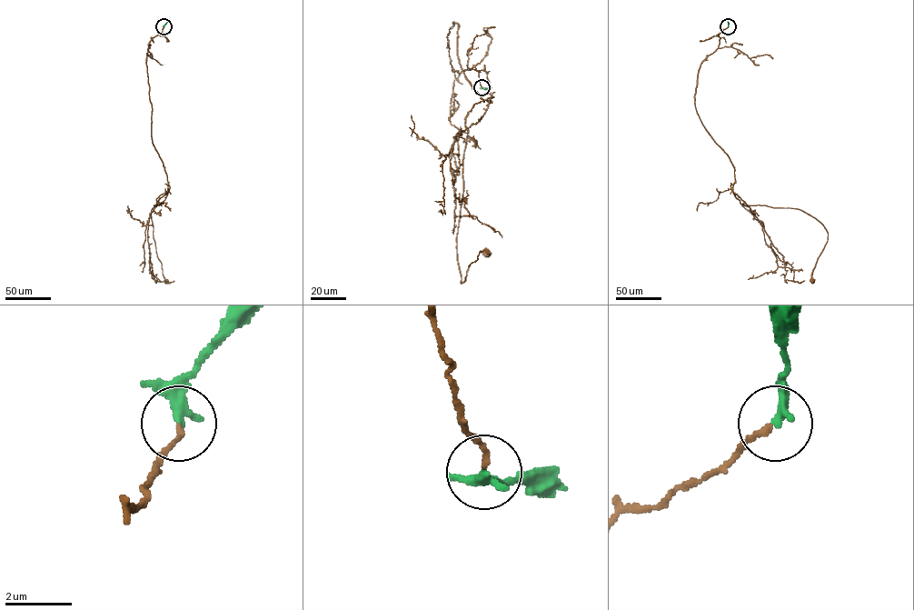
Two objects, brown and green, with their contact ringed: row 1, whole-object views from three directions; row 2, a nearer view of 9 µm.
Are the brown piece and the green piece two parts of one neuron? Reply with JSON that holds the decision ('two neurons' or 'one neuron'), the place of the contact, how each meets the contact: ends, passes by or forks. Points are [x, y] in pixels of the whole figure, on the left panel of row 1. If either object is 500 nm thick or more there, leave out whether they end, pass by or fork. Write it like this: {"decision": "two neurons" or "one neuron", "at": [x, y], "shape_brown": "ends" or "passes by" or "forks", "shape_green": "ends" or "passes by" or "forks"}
{"decision": "one neuron", "at": [163, 26], "shape_brown": "ends", "shape_green": "ends"}

